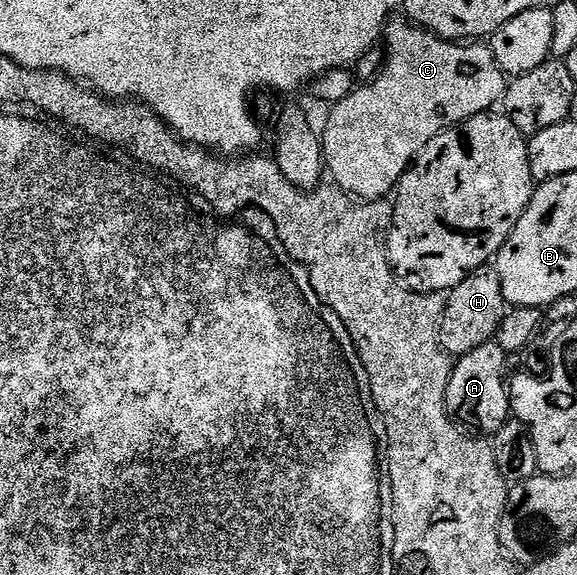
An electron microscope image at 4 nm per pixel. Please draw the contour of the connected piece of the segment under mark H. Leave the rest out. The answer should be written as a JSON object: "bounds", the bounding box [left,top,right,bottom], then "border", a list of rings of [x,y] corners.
{"bounds":[440,264,505,358],"border":[[[495,264],[478,267],[478,271],[466,275],[466,279],[462,279],[462,283],[458,283],[458,287],[454,287],[447,294],[444,314],[440,316],[440,345],[453,358],[464,357],[468,352],[495,338],[505,314],[502,279],[498,279]]]}

